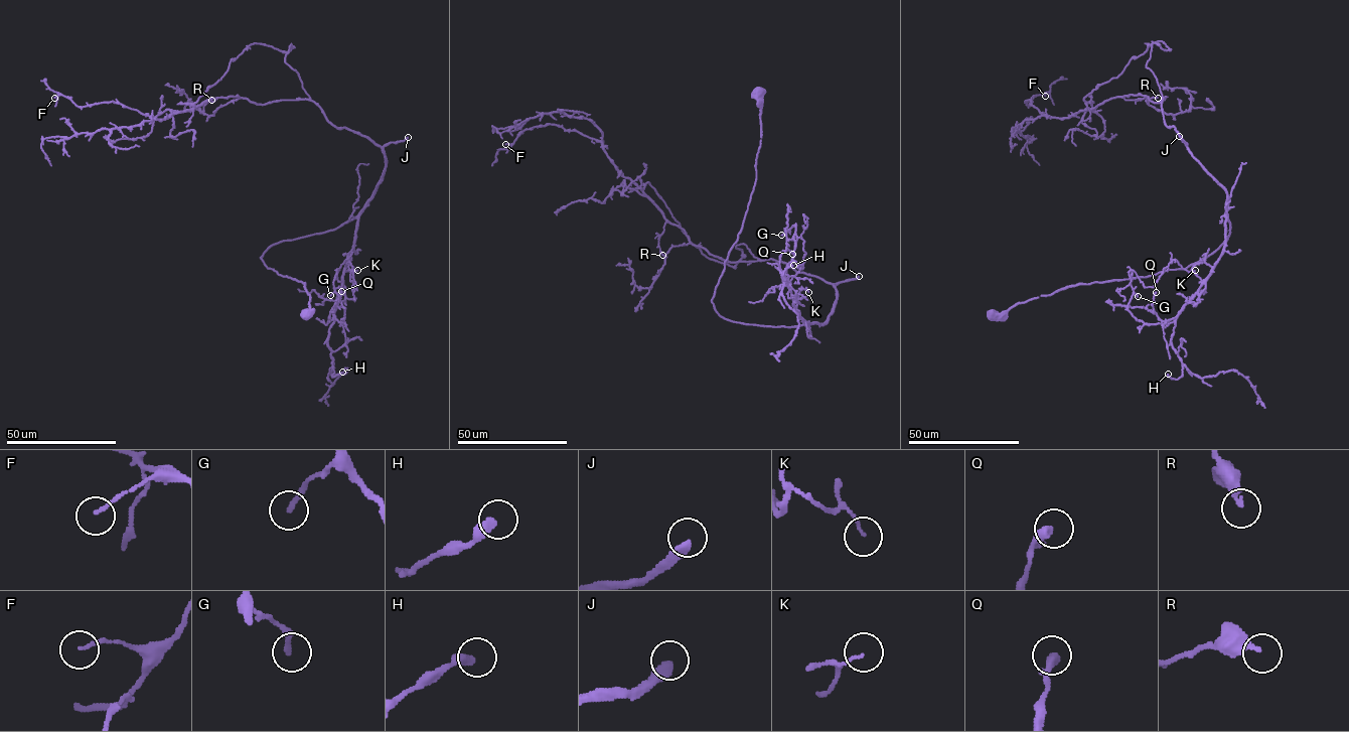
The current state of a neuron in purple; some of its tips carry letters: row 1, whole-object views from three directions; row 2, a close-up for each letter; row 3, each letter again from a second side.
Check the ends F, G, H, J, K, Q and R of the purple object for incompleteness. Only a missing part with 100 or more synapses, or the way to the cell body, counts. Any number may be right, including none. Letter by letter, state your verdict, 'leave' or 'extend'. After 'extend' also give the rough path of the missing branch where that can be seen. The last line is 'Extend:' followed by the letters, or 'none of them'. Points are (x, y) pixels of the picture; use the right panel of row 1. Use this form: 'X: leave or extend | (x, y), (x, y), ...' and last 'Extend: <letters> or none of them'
F: leave
G: leave
H: leave
J: extend | (1179, 136), (1176, 96), (1152, 75), (1016, 101), (996, 117), (1016, 132), (1006, 105)
K: leave
Q: leave
R: leave
Extend: J

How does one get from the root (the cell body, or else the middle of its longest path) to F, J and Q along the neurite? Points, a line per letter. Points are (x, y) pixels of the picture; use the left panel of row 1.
F: (305, 313), (305, 283), (260, 258), (355, 217), (380, 146), (305, 99), (217, 97), (157, 119), (54, 98)
J: (305, 313), (305, 283), (268, 269), (260, 258), (274, 244), (355, 217), (382, 176), (384, 147), (408, 137)
Q: (305, 313), (305, 283), (260, 259), (273, 245), (356, 217), (328, 321), (341, 291)

